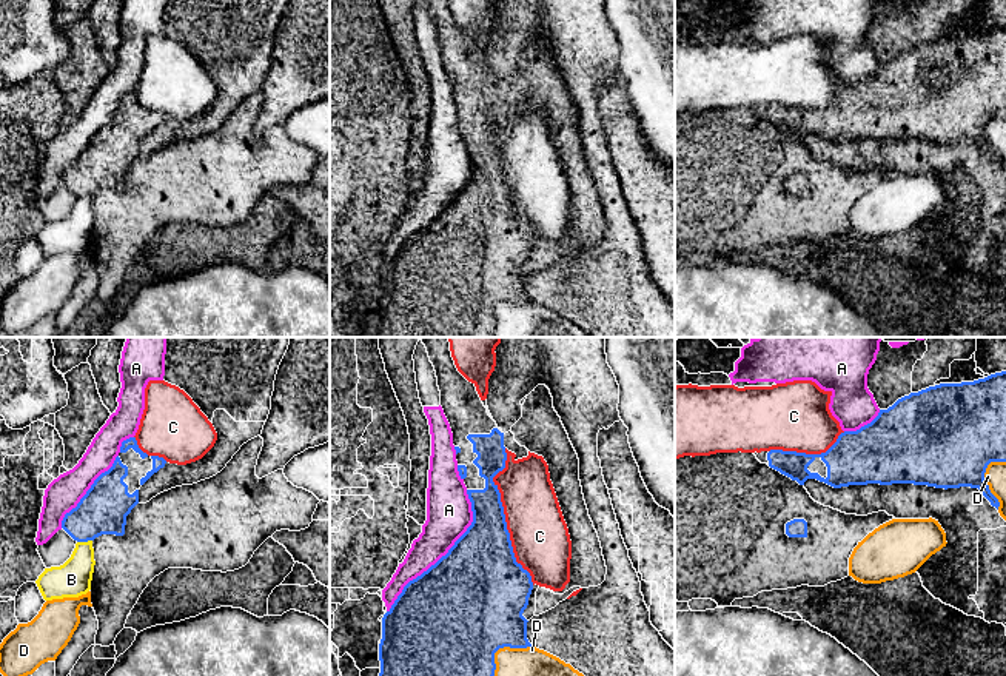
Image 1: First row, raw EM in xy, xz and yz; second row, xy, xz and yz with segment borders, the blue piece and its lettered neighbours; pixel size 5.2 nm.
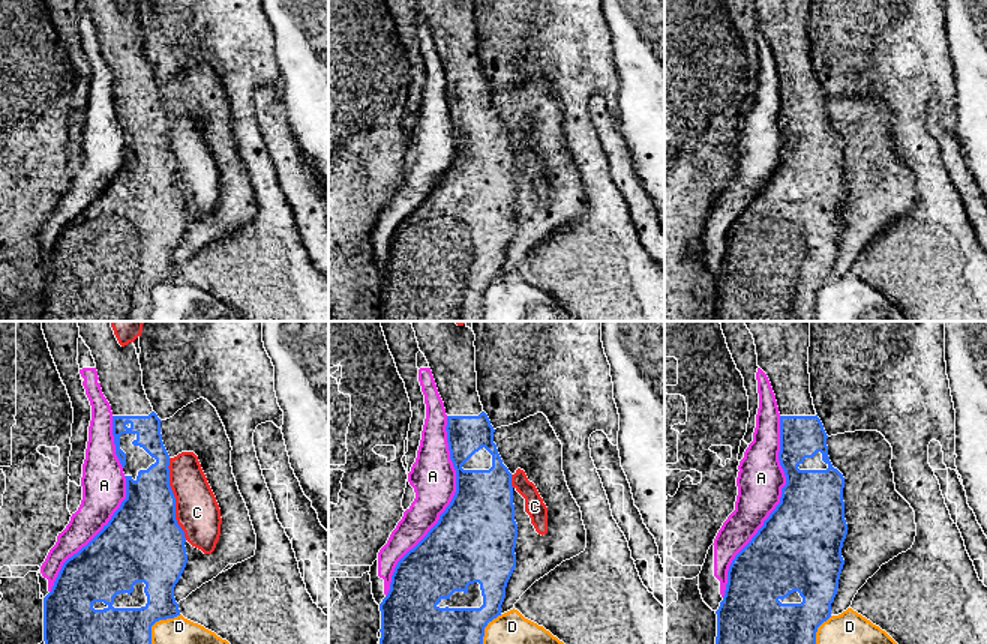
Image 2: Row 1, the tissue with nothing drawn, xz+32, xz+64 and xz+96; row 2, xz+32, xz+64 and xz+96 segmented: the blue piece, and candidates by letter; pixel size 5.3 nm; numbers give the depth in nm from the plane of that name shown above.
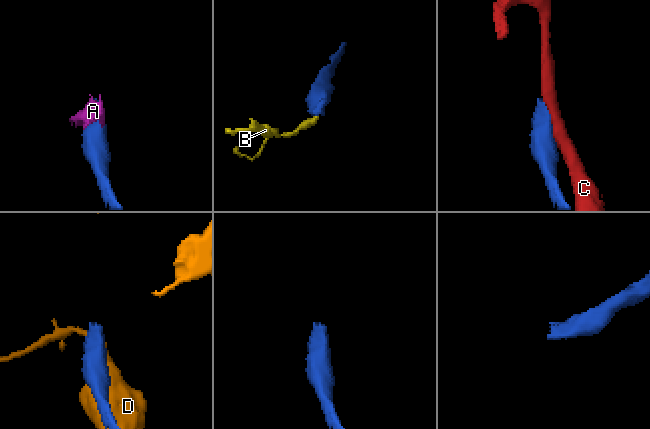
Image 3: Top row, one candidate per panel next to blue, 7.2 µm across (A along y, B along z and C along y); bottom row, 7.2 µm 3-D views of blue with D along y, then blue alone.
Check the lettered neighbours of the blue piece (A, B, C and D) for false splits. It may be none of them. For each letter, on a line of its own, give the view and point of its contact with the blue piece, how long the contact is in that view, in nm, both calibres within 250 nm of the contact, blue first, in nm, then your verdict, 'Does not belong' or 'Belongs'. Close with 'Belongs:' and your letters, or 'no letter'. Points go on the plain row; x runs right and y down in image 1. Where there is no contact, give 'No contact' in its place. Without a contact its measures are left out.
A: Touches blue at xz (445, 210). Shared border 750 nm. Thickness 500 nm (blue) against 240 nm. Does not belong
B: Touches blue at xy (83, 196). Shared border 80 nm. Thickness 240 nm (blue) against 190 nm. Does not belong
C: Touches blue at xz (504, 171). Shared border 750 nm. Thickness 320 nm (blue) against 300 nm. Does not belong
D: Touches blue at xz (499, 302). Shared border 280 nm. Thickness 500 nm (blue) against 360 nm. Does not belong
Belongs: no letter

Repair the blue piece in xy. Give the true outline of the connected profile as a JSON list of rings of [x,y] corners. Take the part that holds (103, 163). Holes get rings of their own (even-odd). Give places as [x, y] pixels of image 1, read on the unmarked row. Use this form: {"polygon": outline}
{"polygon": [[[136,92],[123,95],[112,122],[65,169],[62,183],[77,197],[102,189],[123,191],[126,171],[139,159],[140,142],[165,119],[163,112],[143,108]]]}

